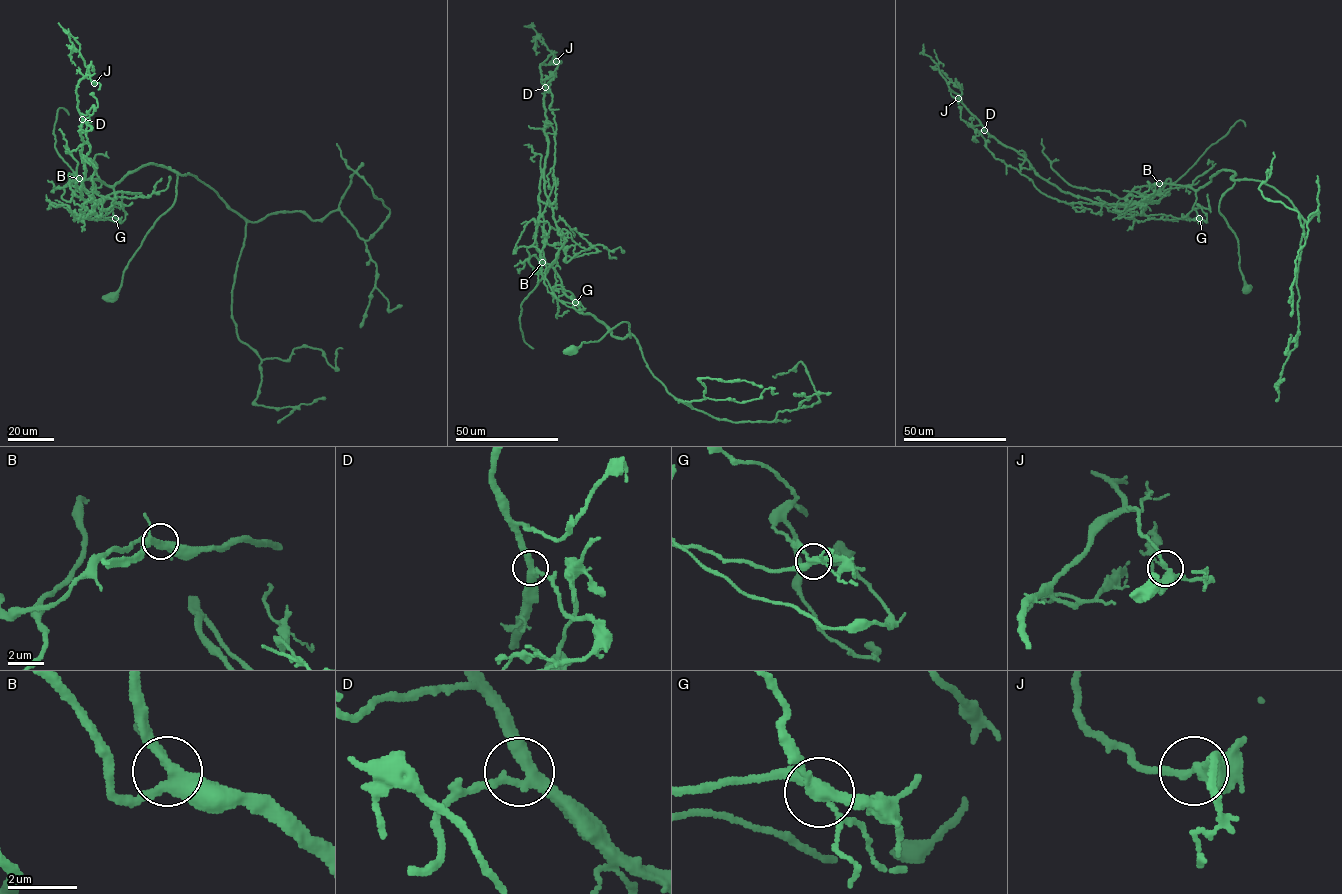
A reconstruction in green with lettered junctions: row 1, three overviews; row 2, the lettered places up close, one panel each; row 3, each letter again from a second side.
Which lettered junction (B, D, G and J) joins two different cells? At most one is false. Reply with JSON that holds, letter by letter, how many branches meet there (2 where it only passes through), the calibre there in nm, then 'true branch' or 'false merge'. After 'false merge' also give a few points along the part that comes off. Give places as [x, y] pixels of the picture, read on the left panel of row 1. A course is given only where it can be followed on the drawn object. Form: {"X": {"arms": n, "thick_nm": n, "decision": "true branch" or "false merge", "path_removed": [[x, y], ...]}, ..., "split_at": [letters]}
{"B": {"arms": 3, "thick_nm": 340, "decision": "true branch"}, "D": {"arms": 3, "thick_nm": 320, "decision": "true branch"}, "G": {"arms": 5, "thick_nm": 320, "decision": "false merge", "path_removed": [[115, 218], [79, 214], [85, 166], [76, 88], [89, 73], [80, 44], [63, 29], [69, 32]]}, "J": {"arms": 3, "thick_nm": 340, "decision": "true branch"}, "split_at": ["G"]}

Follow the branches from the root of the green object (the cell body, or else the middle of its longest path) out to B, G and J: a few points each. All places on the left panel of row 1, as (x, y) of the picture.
B: (113, 296), (147, 232), (172, 206), (177, 174), (149, 163), (113, 186), (79, 178)
G: (113, 296), (147, 232), (172, 206), (177, 174), (153, 163), (128, 172), (113, 187), (110, 209), (115, 218)
J: (113, 296), (177, 174), (147, 163), (113, 187), (114, 217), (79, 214), (76, 87), (94, 83)

